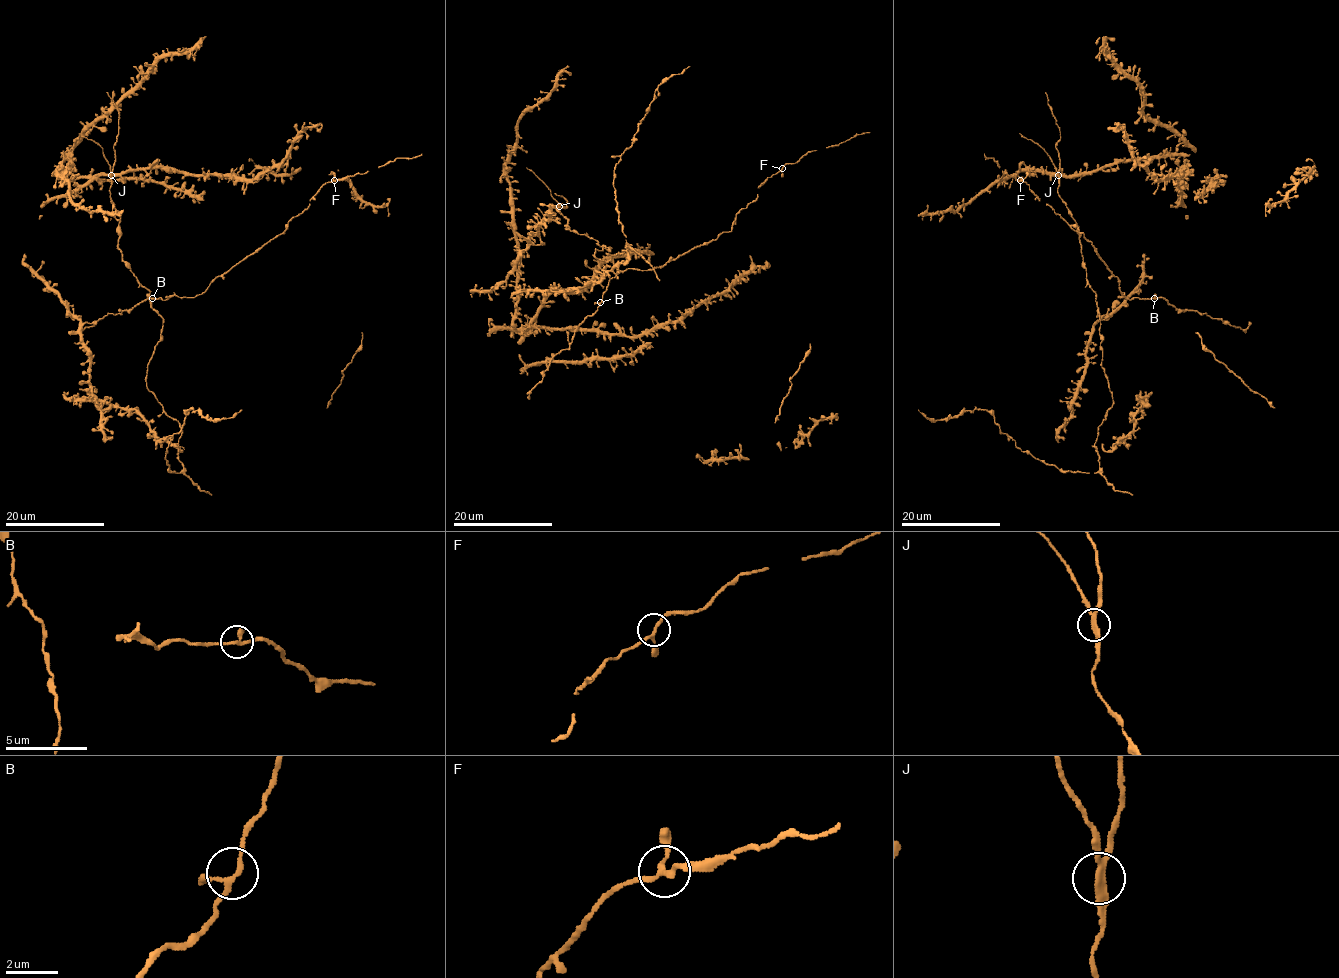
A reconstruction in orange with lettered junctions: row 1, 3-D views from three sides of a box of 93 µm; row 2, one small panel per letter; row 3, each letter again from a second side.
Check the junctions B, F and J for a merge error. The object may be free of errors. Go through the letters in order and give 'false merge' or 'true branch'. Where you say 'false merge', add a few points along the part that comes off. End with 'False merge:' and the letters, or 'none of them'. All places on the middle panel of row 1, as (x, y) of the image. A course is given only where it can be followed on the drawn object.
B: true branch
F: true branch
J: false merge; foreign part runs (558, 205), (551, 192), (526, 167)
False merge: J

